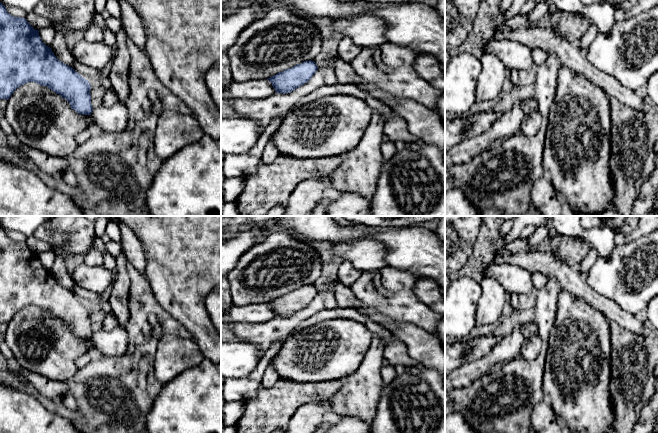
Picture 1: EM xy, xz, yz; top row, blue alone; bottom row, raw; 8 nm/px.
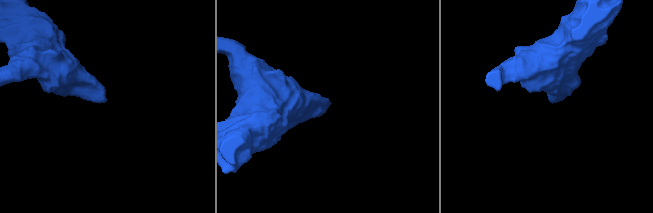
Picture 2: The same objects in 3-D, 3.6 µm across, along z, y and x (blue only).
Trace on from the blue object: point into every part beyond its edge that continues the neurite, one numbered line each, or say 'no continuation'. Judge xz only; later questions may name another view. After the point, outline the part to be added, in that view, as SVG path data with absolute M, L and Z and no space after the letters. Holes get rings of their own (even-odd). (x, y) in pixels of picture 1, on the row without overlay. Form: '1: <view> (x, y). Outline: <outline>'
no continuation

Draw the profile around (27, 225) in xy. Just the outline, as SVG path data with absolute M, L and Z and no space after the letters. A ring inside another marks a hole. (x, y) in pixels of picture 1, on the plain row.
M2 216L0 226L5 231L17 231L28 237L48 220L49 216Z

